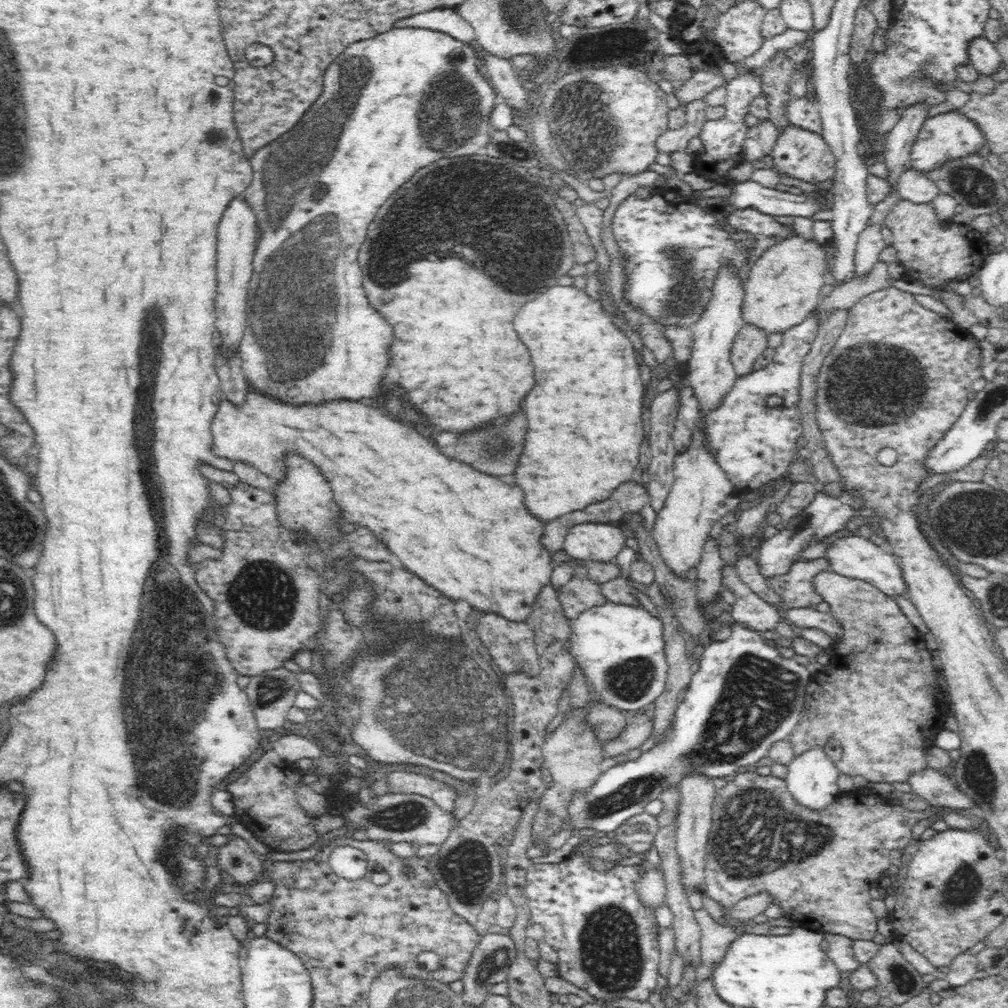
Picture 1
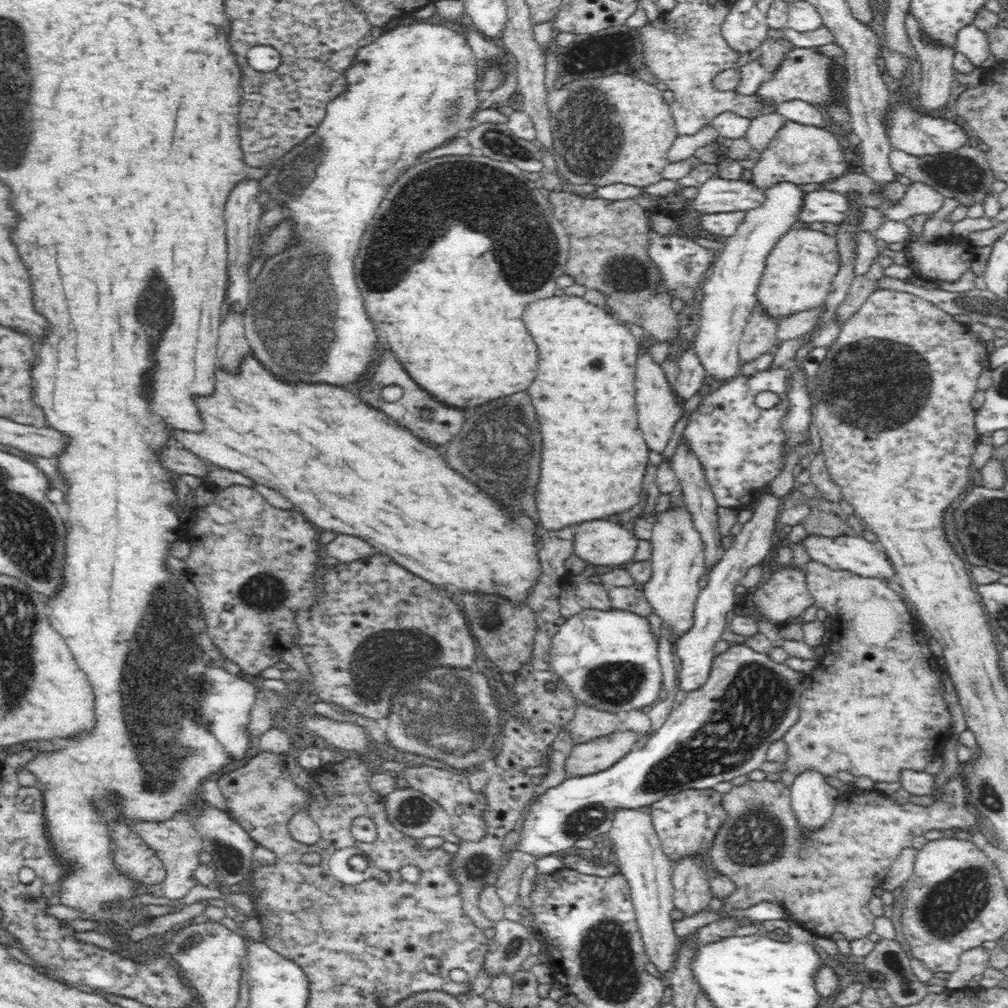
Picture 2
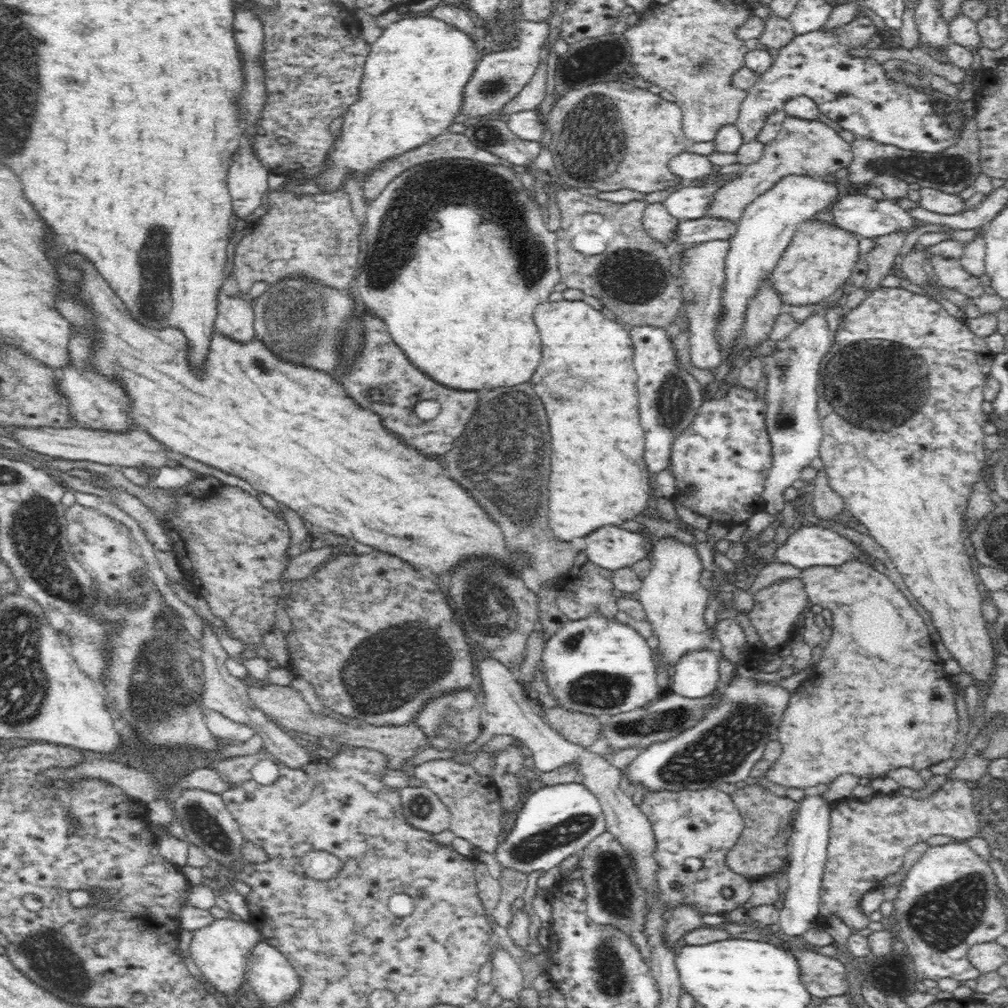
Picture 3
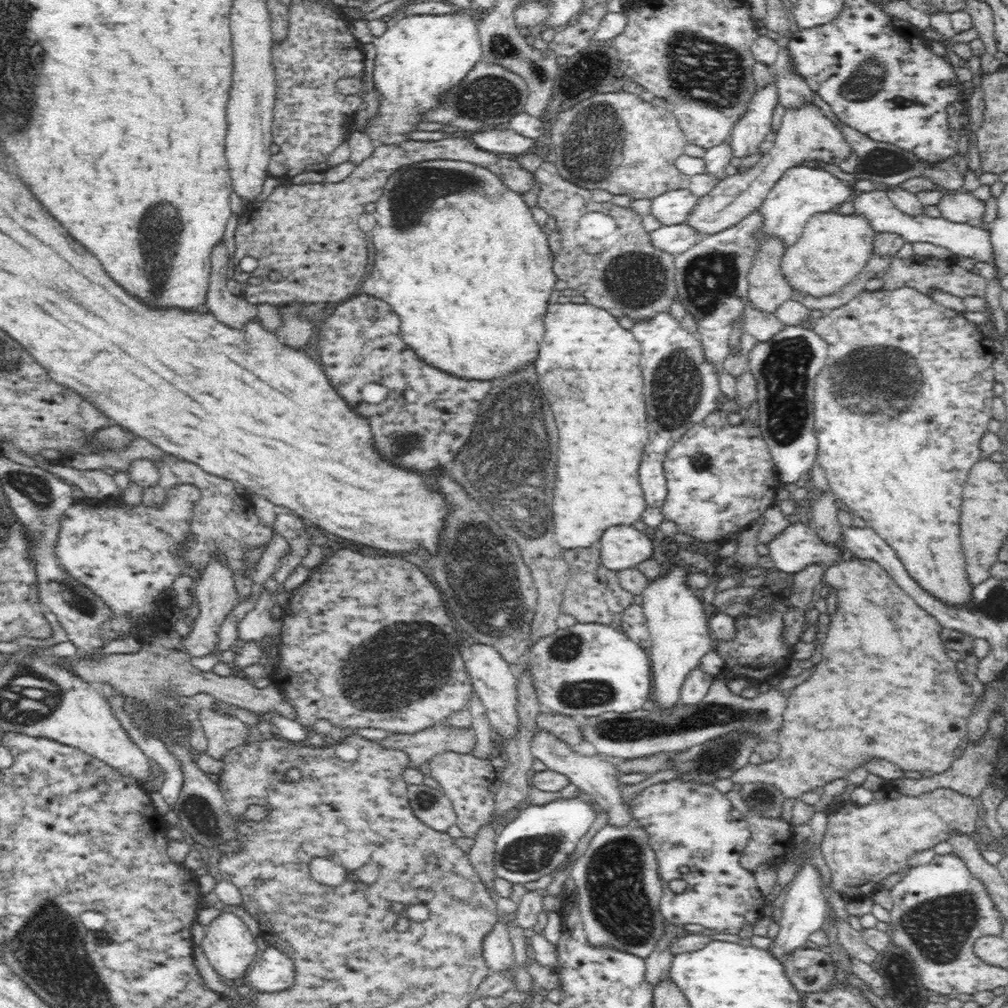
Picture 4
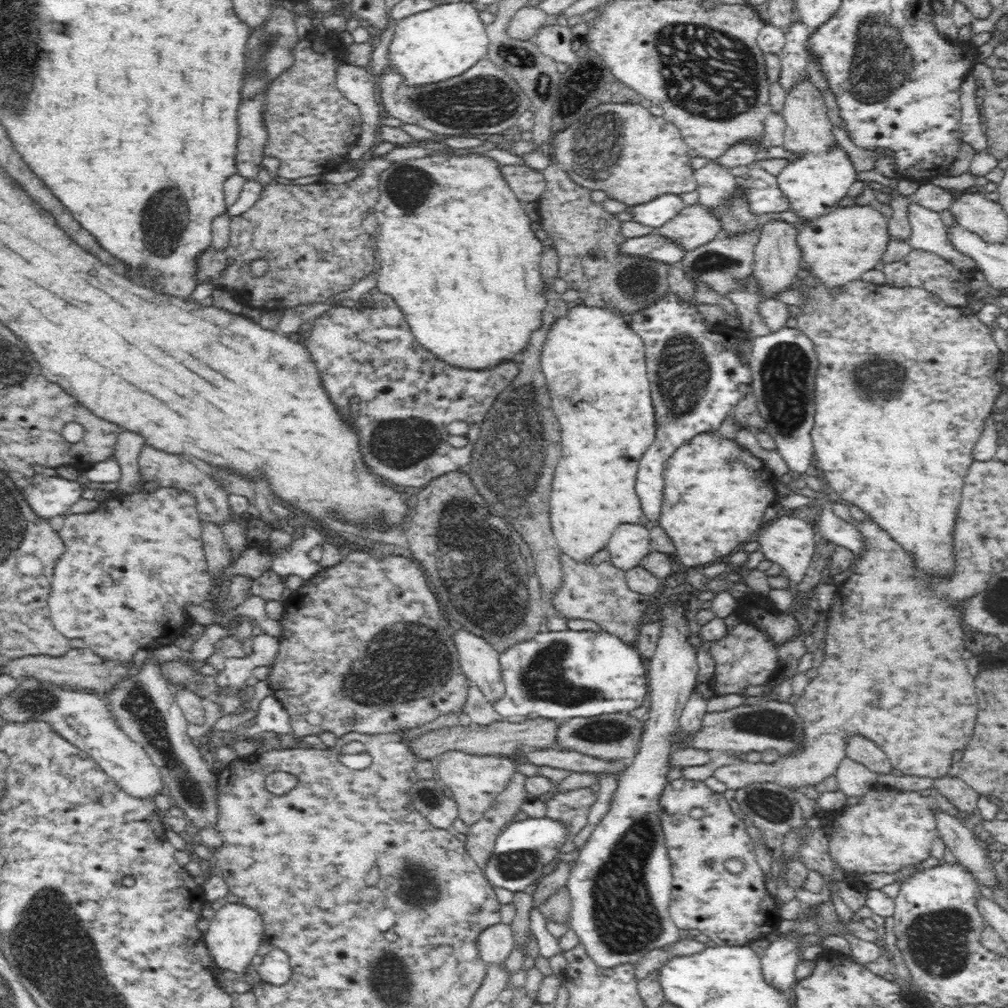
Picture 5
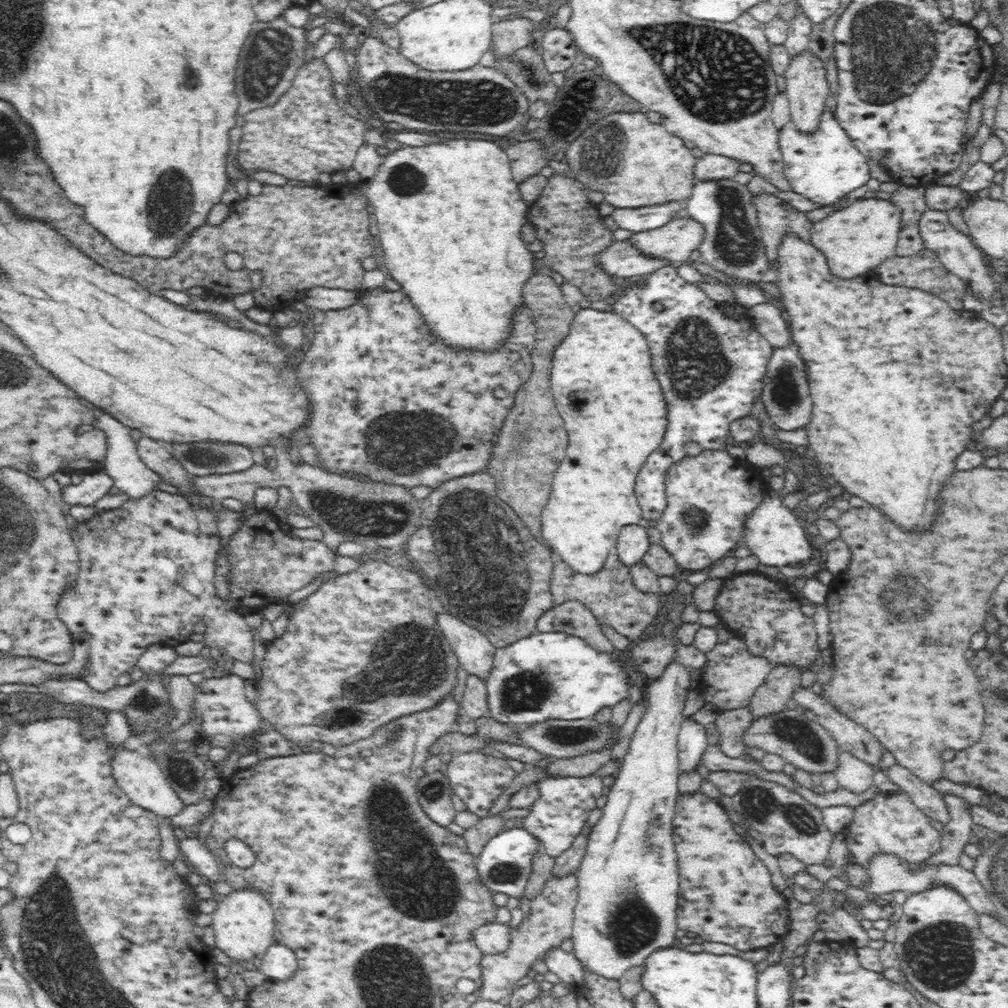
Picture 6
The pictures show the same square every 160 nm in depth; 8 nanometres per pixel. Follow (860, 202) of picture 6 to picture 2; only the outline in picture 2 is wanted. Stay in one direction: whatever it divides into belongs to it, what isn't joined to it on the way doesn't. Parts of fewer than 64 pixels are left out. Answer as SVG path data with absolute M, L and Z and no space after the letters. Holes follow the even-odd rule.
M807 228L790 229L767 256L764 276L756 290L757 305L776 322L824 306L840 263L835 236Z

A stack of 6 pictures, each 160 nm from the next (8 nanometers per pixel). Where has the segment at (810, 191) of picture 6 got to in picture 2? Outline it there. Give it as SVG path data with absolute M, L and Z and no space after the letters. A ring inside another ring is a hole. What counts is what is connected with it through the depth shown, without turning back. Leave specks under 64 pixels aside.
M779 182L765 190L764 202L752 210L745 211L744 222L736 232L724 241L723 249L710 268L710 275L703 286L700 330L696 334L693 348L706 369L707 376L724 382L740 374L741 361L738 353L740 340L746 324L757 306L756 290L764 276L767 256L776 242L799 220L806 192L796 183Z

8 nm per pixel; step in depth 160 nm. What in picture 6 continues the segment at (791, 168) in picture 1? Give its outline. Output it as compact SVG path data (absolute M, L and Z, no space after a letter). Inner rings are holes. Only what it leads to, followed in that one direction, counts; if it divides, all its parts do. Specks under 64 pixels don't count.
M807 49L792 57L788 68L784 70L783 74L786 78L785 95L789 102L791 121L793 126L800 132L818 130L820 118L822 118L825 110L824 102L826 102L826 98L830 93L825 68L825 63ZM684 217L672 219L664 226L633 233L630 243L640 253L656 259L668 259L670 264L686 261L704 240L704 225Z

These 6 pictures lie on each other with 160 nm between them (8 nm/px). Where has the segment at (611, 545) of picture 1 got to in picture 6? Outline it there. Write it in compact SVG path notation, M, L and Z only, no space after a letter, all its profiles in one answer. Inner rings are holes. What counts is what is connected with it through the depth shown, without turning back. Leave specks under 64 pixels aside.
M629 524L621 528L615 550L622 564L632 567L643 560L650 544L646 531L645 527L637 524Z

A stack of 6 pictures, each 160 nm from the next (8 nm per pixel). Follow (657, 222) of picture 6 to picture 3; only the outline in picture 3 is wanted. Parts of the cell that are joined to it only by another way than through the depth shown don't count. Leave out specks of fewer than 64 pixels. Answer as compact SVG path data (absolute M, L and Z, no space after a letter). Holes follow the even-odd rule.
M718 179L707 185L690 184L670 193L663 205L680 221L706 217L716 190L724 186L725 182L726 180Z

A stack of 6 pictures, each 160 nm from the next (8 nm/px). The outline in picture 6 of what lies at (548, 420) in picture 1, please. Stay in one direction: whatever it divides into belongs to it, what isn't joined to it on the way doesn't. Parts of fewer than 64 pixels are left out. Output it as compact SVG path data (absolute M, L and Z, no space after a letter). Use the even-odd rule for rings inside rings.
M576 308L576 313L569 326L569 334L562 340L553 352L551 373L549 374L550 385L552 392L554 392L554 400L556 402L566 402L564 406L558 404L558 408L564 408L562 418L566 422L566 430L568 430L568 448L566 448L566 458L560 462L554 480L551 482L551 495L545 505L542 505L541 512L541 534L547 546L558 555L558 560L562 560L570 568L577 573L594 574L597 573L602 566L605 565L605 560L614 550L617 543L618 535L621 528L629 524L638 524L642 520L641 506L639 505L637 496L635 495L636 474L640 472L642 464L646 462L648 454L662 442L664 432L666 432L666 404L662 398L662 390L660 384L652 372L652 364L650 364L650 354L648 354L648 342L643 334L640 334L632 324L625 318L622 318L618 313L612 312L599 312L592 308Z

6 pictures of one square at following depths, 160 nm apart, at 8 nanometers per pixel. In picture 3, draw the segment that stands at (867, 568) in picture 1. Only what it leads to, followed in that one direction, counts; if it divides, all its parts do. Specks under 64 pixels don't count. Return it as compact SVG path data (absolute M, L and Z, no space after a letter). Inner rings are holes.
M804 524L790 534L784 544L779 545L773 560L790 564L800 570L806 570L810 566L842 566L850 560L858 560L858 562L872 567L874 558L860 549L853 541L838 535L836 531L812 524Z

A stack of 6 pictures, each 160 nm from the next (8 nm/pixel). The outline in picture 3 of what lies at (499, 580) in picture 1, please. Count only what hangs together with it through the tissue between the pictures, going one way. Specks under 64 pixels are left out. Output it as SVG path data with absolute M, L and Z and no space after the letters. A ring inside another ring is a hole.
M72 254L72 256L66 256L66 262L76 264L76 266L82 268L82 272L86 272L84 280L80 284L80 296L90 302L90 306L96 314L96 328L98 328L98 336L100 336L100 344L94 350L92 366L96 366L98 372L102 372L106 376L112 376L114 380L124 384L124 388L126 388L126 392L132 400L132 410L130 410L129 416L133 419L135 428L144 430L168 450L184 454L188 458L193 458L198 462L203 462L208 466L238 476L249 482L254 490L269 494L280 505L292 508L301 518L306 518L321 530L334 532L334 534L340 534L340 536L346 536L346 538L354 538L356 542L368 544L374 550L377 549L401 558L416 569L424 566L424 568L430 568L438 572L438 566L440 566L440 576L442 576L442 574L448 574L452 568L456 568L460 562L464 562L472 556L478 556L478 558L486 556L486 558L492 558L494 562L508 562L512 566L512 570L518 575L528 565L528 556L526 554L508 552L508 548L504 544L504 538L502 538L502 532L500 532L500 526L478 506L478 502L464 488L460 488L454 480L450 480L446 476L446 470L440 466L440 462L430 458L430 455L424 455L414 447L410 447L410 445L404 443L402 437L398 437L396 433L386 429L380 416L376 412L364 409L356 404L354 399L346 393L346 390L334 378L330 377L330 373L321 370L310 370L306 366L296 368L290 362L282 362L282 360L278 360L275 354L272 354L272 351L264 347L264 341L260 341L260 339L254 338L250 343L240 343L224 337L224 334L214 332L211 339L212 346L210 346L212 350L208 354L204 374L196 376L190 370L190 366L186 364L186 338L180 330L176 330L176 328L150 330L146 326L140 326L136 320L130 318L126 306L122 304L122 300L116 298L116 294L110 290L108 282L94 270L94 266L86 258L82 258L80 254Z

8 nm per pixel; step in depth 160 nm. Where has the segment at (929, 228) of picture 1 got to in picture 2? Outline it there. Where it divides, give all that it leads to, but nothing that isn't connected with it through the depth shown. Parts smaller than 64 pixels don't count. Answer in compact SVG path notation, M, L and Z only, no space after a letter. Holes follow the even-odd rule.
M914 215L904 220L904 224L911 228L911 232L913 232L908 234L907 245L904 248L912 256L912 270L914 270L913 272L918 270L920 274L938 283L942 281L947 283L957 282L964 274L964 271L970 269L970 264L974 259L973 247L971 247L967 239L953 236L948 237L946 240L928 243L924 239L924 235L922 235L925 217L926 215Z

